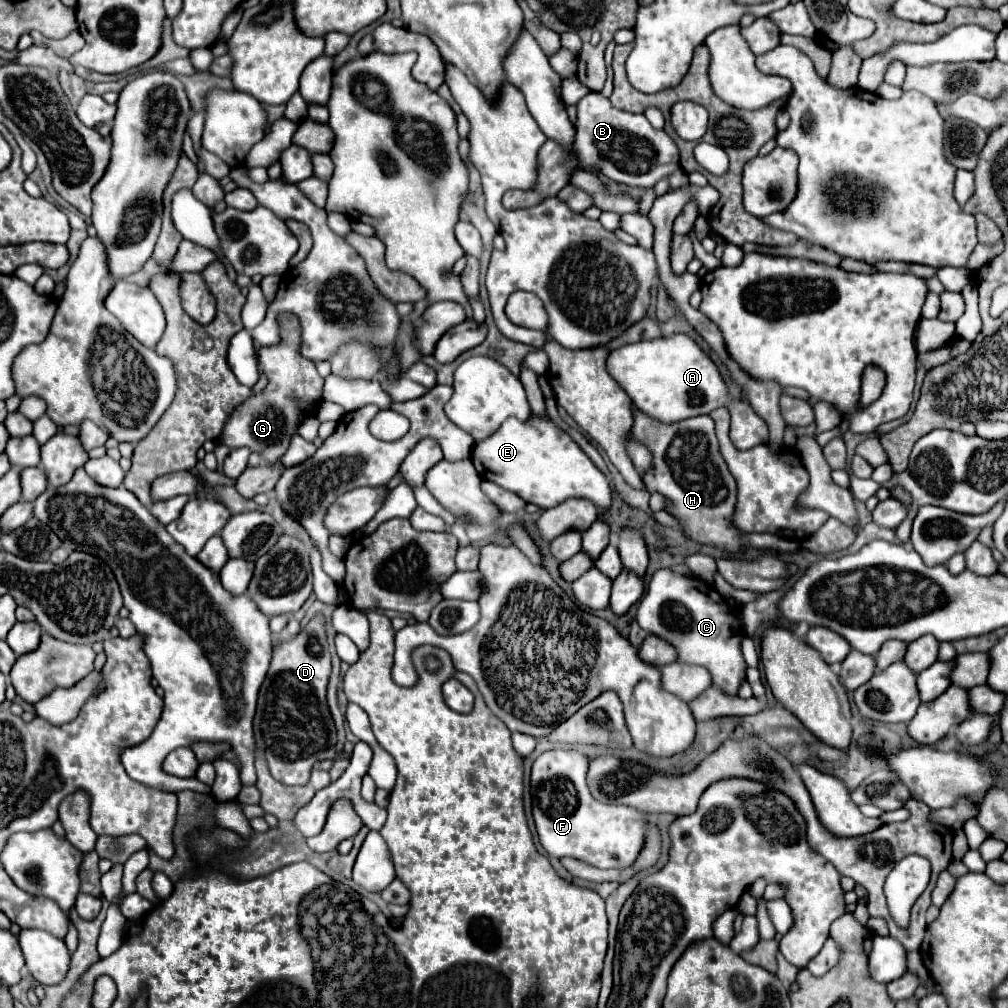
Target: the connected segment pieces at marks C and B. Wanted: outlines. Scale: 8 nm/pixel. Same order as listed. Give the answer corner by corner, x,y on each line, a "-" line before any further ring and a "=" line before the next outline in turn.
669,568
657,570
639,602
637,622
649,634
655,634
673,644
679,650
681,662
705,666
711,672
713,684
717,688
731,696
737,694
737,688
747,670
741,654
745,626
739,608
729,606
729,602
715,590
715,586
699,580
697,576
675,574
=
589,92
577,104
573,154
567,153
557,142
548,139
538,152
537,161
538,178
535,190
505,192
505,208
529,208
547,196
556,196
569,183
571,174
582,168
595,168
613,182
631,188
651,188
661,178
671,176
675,170
679,170
679,150
663,130
655,130
653,126
649,126
643,114
617,110
603,94

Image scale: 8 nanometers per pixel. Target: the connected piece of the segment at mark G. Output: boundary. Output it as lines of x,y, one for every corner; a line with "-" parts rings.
281,314
281,342
275,346
267,346
259,350
259,358
263,364
263,370
269,378
269,384
263,394
249,396
227,420
221,442
229,448
249,446
255,452
261,452
263,458
273,464
277,462
289,446
291,436
297,430
299,420
305,414
313,414
317,404
321,402
321,388
323,378
319,376
315,364
299,354
301,346
301,322
299,318
293,318
293,314

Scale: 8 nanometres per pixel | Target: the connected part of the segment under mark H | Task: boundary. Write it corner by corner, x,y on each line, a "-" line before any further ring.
635,406
633,418
633,438
639,438
639,442
647,442
647,446
651,446
651,456
655,462
655,466
651,466
651,474
643,474
647,492
659,492
665,496
669,502
665,510
679,520
685,538
727,552
745,550
743,532
733,524
737,484
719,452
715,422
709,416
697,416
675,424
663,424
657,418
647,418
647,414

